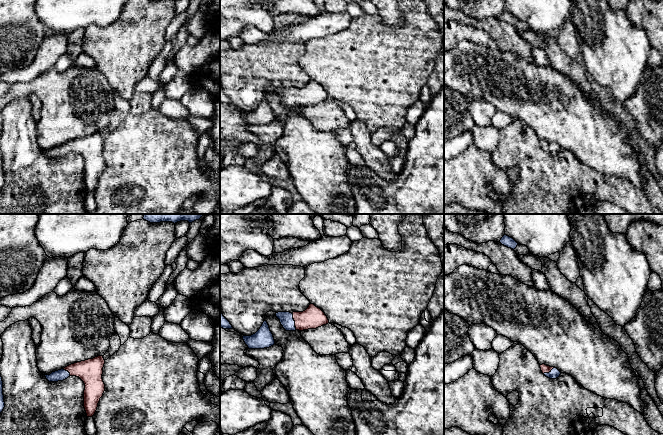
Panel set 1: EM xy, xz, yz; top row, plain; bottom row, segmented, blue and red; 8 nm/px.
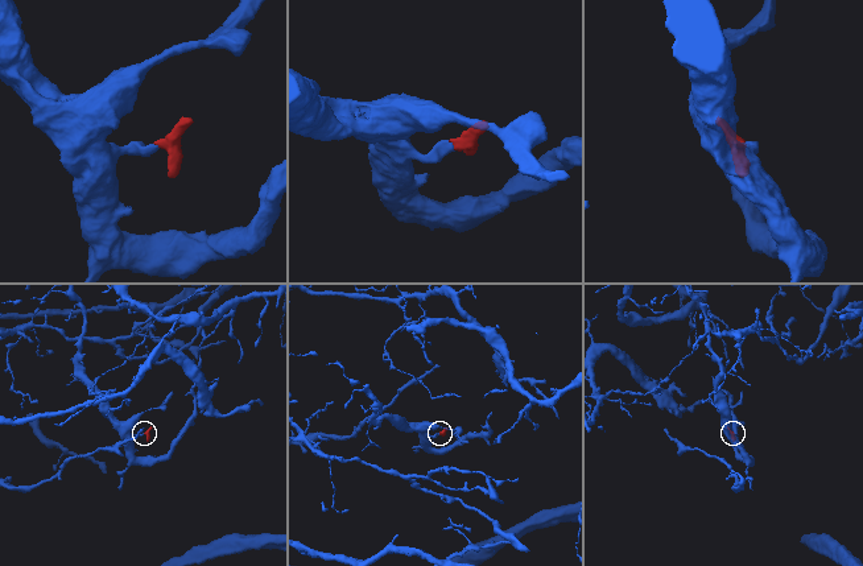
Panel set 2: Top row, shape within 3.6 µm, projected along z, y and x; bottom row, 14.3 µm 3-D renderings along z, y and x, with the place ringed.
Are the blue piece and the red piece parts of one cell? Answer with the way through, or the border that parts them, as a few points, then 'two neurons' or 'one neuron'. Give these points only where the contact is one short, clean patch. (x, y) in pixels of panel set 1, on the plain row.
across xz (286, 95), (294, 97), (303, 97), (313, 93) | one neuron

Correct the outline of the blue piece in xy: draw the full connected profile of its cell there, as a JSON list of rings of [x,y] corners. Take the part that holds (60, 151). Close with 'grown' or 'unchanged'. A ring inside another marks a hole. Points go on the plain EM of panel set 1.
[[[103,132],[71,140],[64,145],[45,151],[49,158],[58,158],[70,152],[79,153],[85,160],[84,184],[87,193],[93,193],[100,174],[105,167],[105,160],[102,155],[105,136]]]; grown

